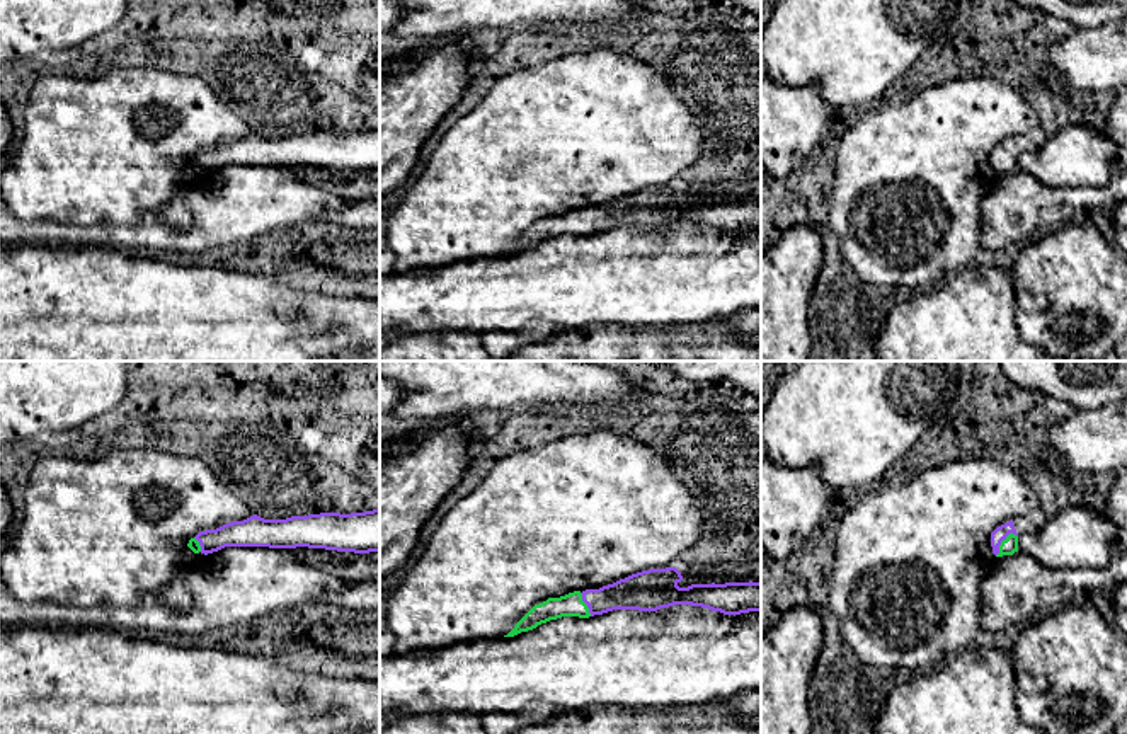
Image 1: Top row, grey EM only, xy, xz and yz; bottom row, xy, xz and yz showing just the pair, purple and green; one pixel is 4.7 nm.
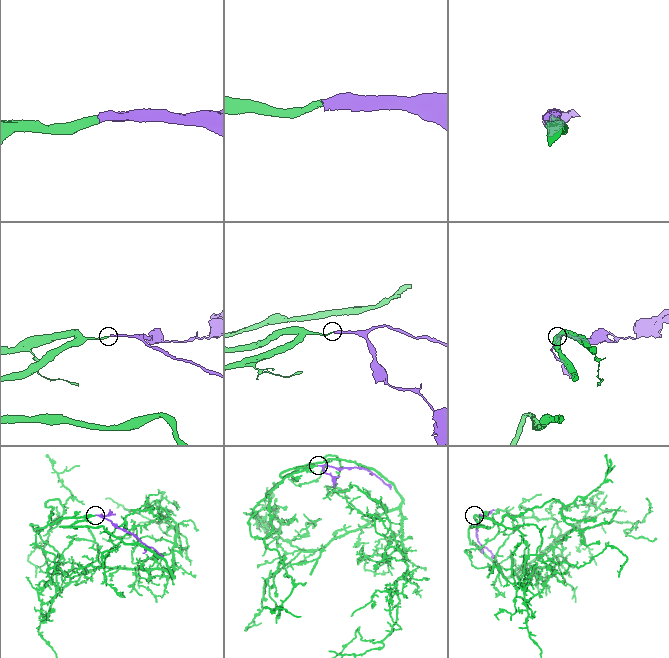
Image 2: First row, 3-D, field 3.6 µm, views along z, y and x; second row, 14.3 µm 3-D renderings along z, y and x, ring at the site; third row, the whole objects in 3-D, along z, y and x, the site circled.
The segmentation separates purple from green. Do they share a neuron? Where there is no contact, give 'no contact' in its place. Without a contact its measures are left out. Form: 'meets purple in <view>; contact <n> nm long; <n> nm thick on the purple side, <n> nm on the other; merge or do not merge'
meets purple in yz; contact 140 nm long; 70 nm thick on the purple side, 80 nm on the other; merge

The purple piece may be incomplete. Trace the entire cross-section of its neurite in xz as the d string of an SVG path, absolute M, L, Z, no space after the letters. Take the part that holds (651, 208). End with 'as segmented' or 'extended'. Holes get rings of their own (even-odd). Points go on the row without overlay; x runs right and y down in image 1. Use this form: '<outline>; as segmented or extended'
M676 186L649 187L620 198L613 203L599 208L574 209L560 216L548 216L546 220L535 223L504 255L514 255L521 250L536 247L541 242L557 238L562 235L589 237L603 233L613 228L638 228L638 230L657 230L674 223L691 223L720 230L724 233L741 233L749 230L761 230L761 201L725 201L725 203L691 203L679 206L683 199L681 191Z; extended

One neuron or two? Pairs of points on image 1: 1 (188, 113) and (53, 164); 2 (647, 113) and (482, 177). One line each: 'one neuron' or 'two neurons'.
1: one neuron
2: one neuron

